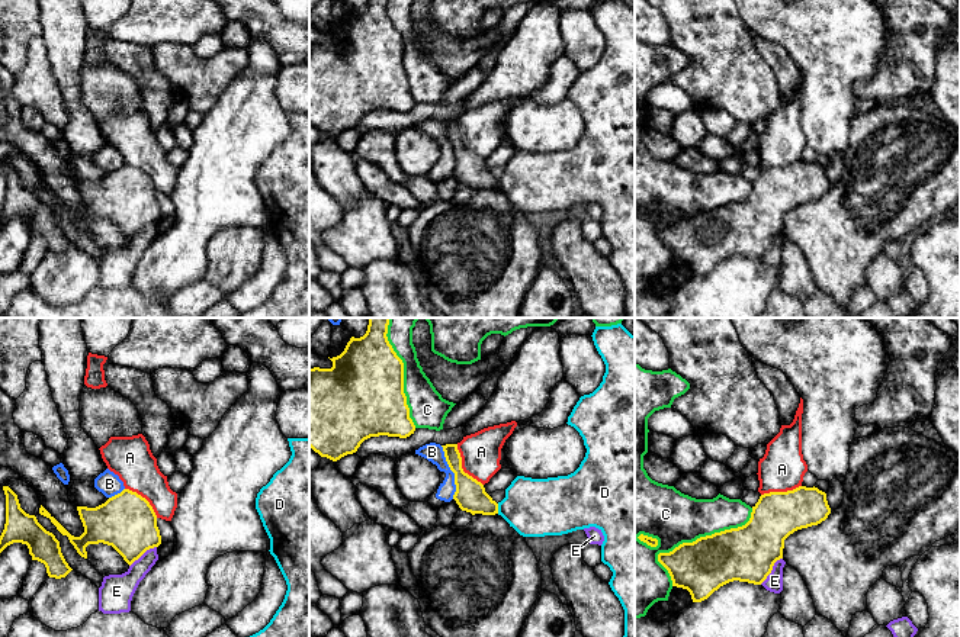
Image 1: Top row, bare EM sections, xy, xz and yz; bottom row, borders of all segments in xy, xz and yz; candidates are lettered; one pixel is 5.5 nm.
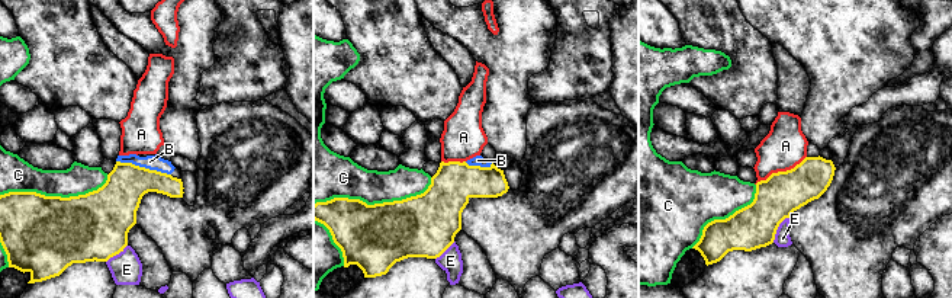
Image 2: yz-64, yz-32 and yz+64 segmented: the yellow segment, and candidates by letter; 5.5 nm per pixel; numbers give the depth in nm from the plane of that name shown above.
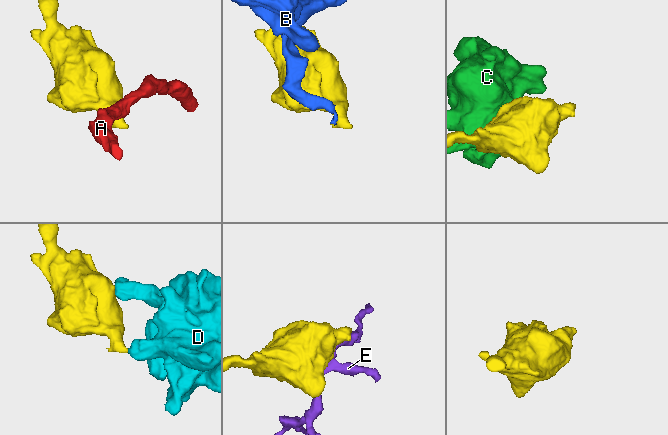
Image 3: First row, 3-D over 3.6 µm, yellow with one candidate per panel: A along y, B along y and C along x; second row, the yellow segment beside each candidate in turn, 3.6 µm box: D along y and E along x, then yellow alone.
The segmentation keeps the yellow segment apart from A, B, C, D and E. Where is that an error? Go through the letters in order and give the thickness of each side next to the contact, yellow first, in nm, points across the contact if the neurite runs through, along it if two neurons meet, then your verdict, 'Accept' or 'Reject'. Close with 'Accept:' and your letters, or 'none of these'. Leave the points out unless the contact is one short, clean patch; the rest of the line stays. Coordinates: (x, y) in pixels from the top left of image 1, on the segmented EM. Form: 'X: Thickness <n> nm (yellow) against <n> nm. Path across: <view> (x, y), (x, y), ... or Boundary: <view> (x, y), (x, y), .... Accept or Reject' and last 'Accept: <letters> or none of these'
A: Thickness 170 nm (yellow) against 220 nm. Boundary: xz (456, 444), (461, 453), (461, 467), (482, 485). Reject
B: Thickness 170 nm (yellow) against 100 nm. Reject
C: Thickness 300 nm (yellow) against 300 nm. Reject
D: Thickness 170 nm (yellow) against 320 nm. Boundary: xz (497, 504), (498, 512). Reject
E: Thickness 300 nm (yellow) against 100 nm. Reject
Accept: none of these

